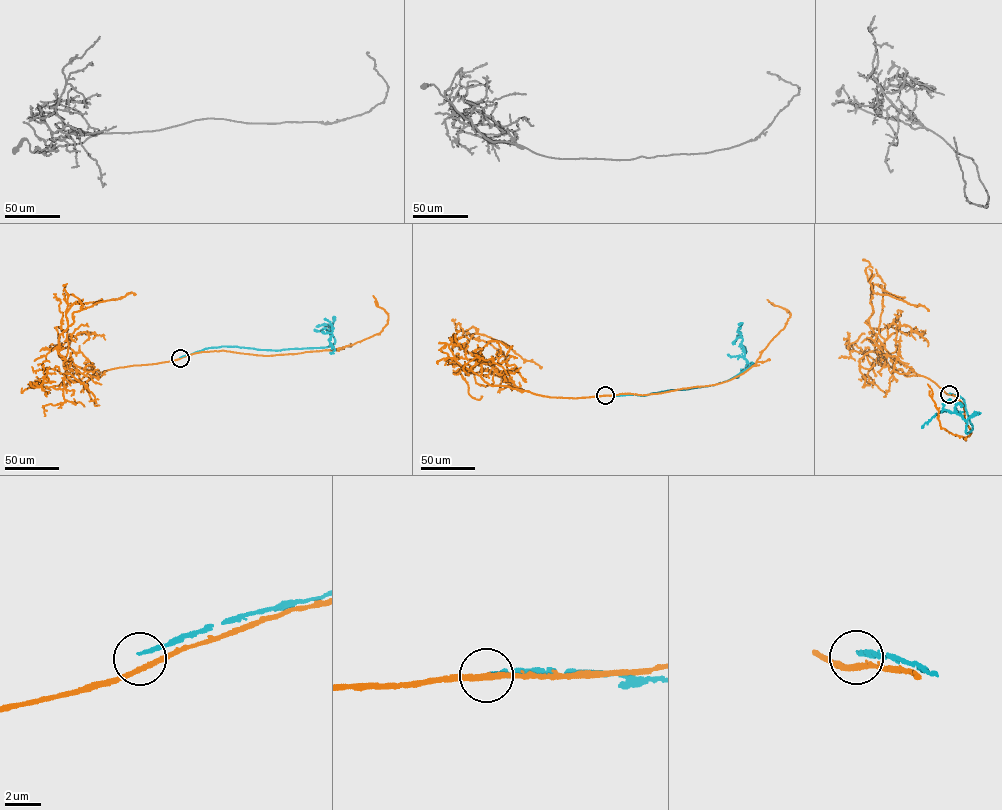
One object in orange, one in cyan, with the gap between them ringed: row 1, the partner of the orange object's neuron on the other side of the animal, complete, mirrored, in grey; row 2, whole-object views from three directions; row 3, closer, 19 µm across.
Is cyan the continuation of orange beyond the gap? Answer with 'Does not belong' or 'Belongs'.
Does not belong

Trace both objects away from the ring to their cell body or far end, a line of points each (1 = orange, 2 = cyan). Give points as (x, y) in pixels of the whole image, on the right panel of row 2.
1: (949, 394), (889, 354), (867, 322), (873, 312), (870, 303), (872, 292), (923, 305), (929, 311)
2: (949, 393), (964, 400), (972, 430), (966, 432), (967, 422), (962, 417), (944, 409), (922, 426)

